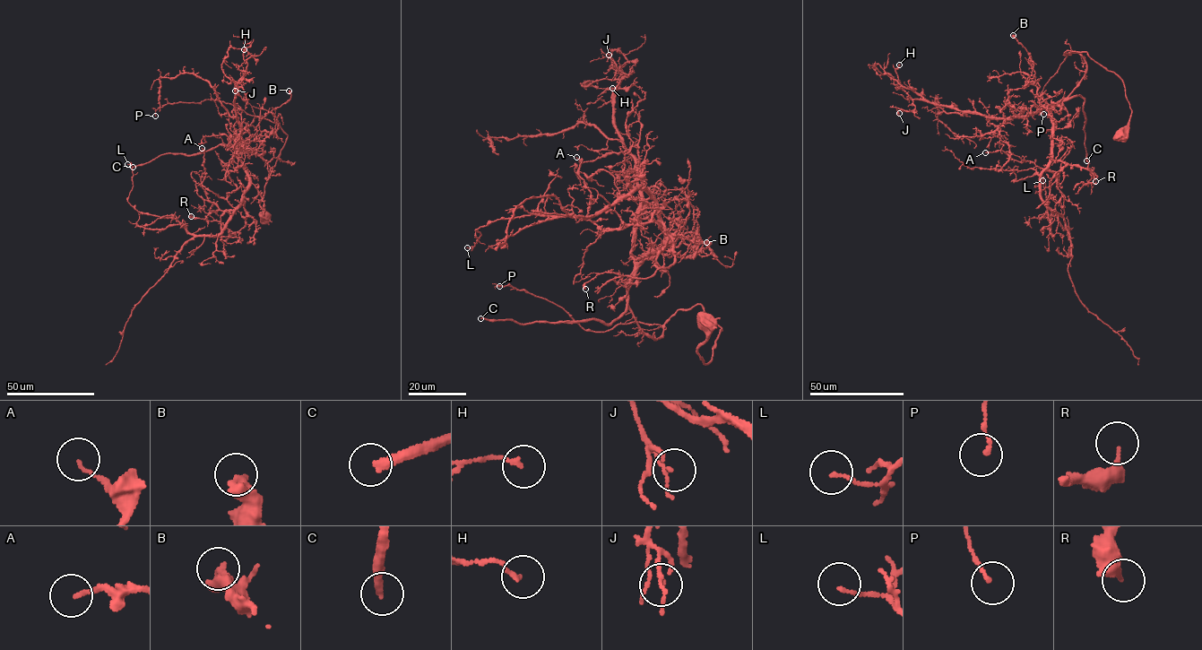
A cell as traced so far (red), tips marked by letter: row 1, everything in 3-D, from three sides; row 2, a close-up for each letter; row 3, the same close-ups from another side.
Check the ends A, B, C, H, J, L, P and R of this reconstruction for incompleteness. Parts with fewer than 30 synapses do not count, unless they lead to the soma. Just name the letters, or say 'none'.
C

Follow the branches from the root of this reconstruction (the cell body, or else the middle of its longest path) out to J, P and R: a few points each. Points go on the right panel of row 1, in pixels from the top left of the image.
J: (1120, 134), (1124, 84), (1085, 52), (1064, 54), (1086, 64), (1079, 83), (1033, 114), (915, 99), (899, 113)
P: (1120, 134), (1131, 113), (1124, 84), (1086, 52), (1064, 53), (1072, 53), (1064, 55), (1039, 98), (1043, 114)
R: (1120, 134), (1131, 111), (1119, 77), (1066, 51), (1080, 54), (1086, 73), (1051, 108), (1052, 157), (1095, 181)

